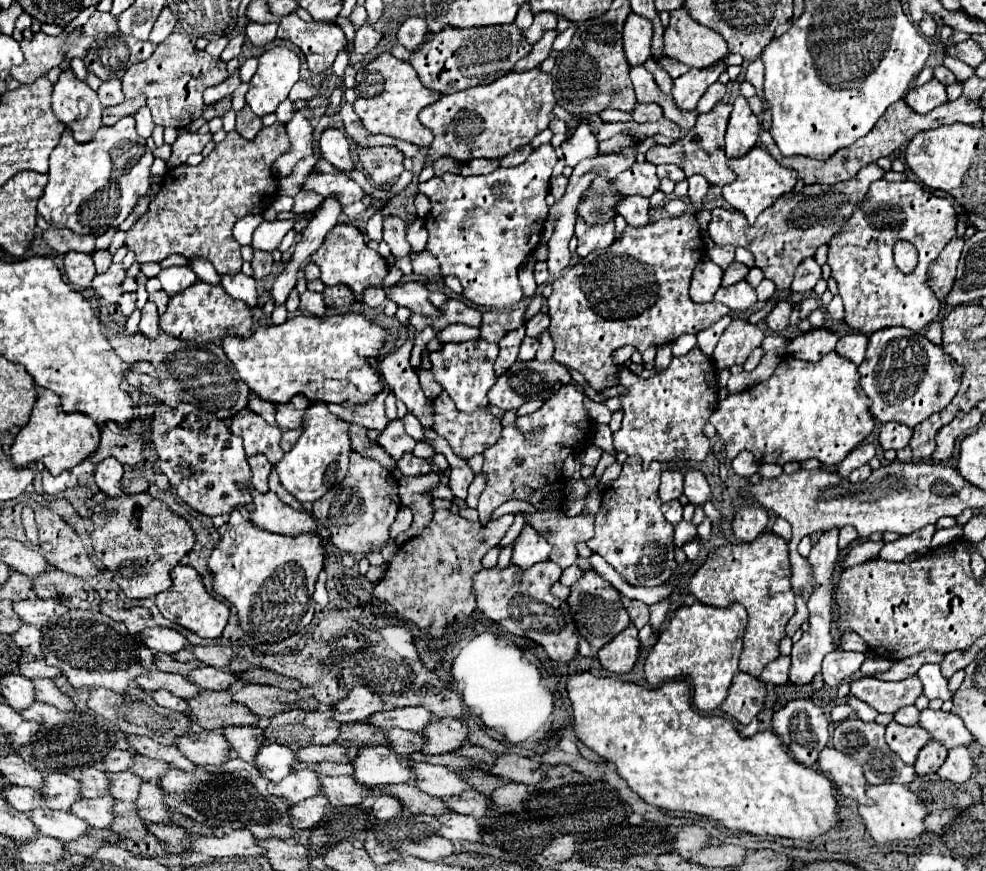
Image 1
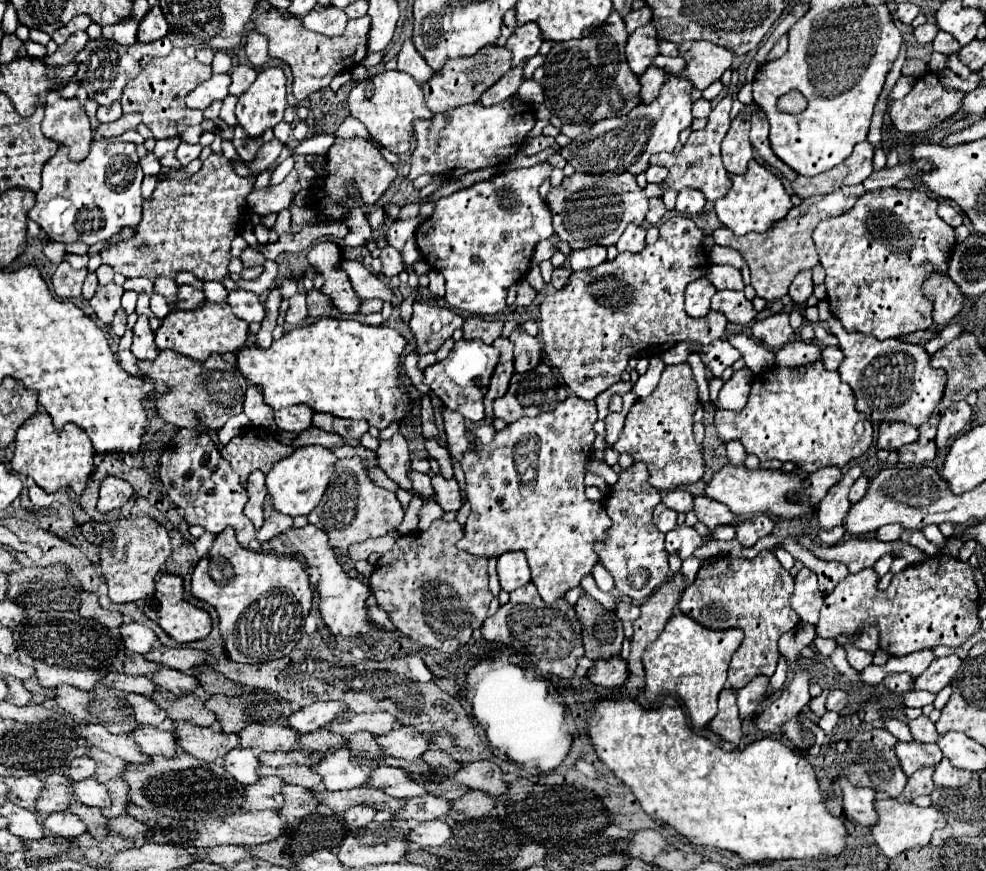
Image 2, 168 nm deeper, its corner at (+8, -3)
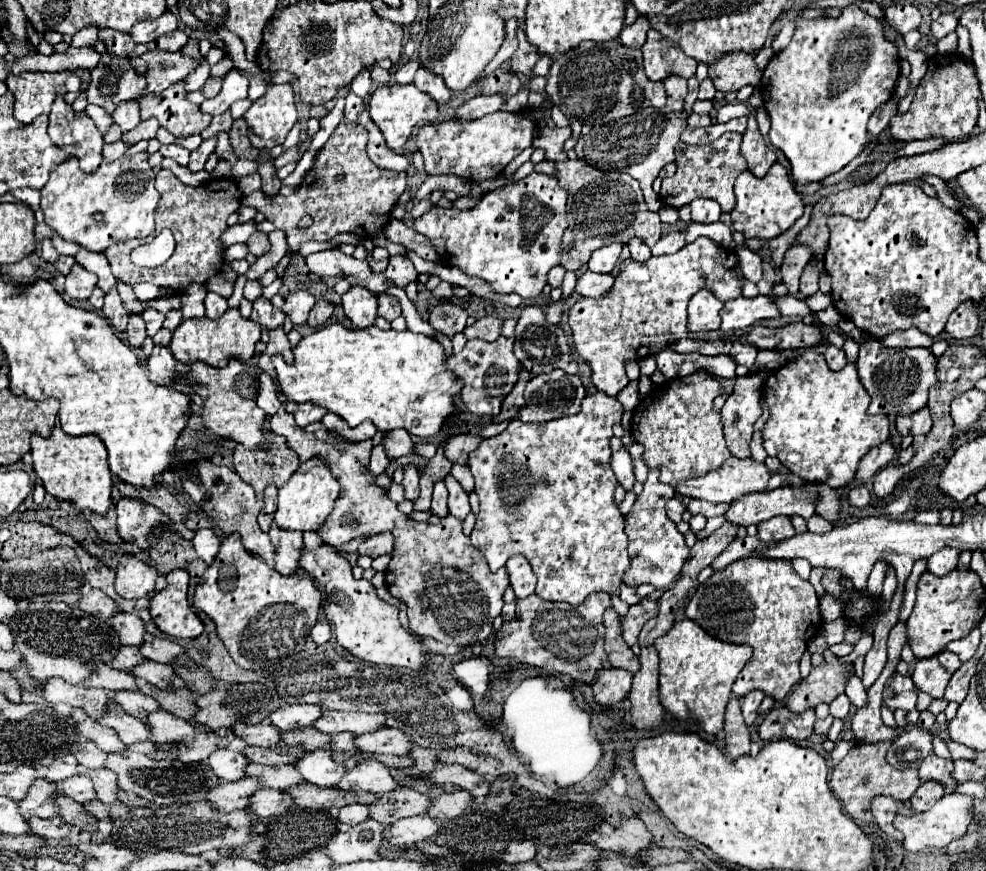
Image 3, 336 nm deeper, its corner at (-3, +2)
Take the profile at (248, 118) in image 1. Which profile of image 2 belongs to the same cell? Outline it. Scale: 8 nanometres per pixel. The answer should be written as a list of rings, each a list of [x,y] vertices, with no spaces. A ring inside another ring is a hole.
[[[234,127],[234,141],[232,141],[232,143],[234,143],[240,159],[242,159],[244,163],[248,163],[248,161],[252,161],[252,159],[256,157],[256,151],[260,149],[260,145],[262,145],[264,141],[262,141],[262,139],[252,139],[252,137],[248,137],[240,127]]]

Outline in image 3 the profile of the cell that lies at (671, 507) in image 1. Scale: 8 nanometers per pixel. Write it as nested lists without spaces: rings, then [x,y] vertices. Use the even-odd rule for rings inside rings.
[[[671,498],[671,500],[667,502],[667,516],[669,516],[675,524],[681,522],[683,512],[685,512],[685,506],[683,506],[683,502],[681,502],[679,498]]]

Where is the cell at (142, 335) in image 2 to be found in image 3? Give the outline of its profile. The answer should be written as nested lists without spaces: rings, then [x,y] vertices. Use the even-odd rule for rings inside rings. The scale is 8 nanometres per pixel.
[[[155,344],[151,356],[147,356],[147,370],[149,370],[151,382],[171,384],[177,378],[177,374],[187,372],[187,366],[177,362],[167,346]]]

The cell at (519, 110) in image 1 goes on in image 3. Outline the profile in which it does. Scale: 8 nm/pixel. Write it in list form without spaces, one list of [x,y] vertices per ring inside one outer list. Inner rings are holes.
[[[529,110],[523,112],[493,112],[477,120],[443,120],[425,124],[417,132],[417,148],[425,158],[427,174],[455,174],[469,182],[483,182],[495,178],[503,168],[531,146],[535,134],[535,120]]]

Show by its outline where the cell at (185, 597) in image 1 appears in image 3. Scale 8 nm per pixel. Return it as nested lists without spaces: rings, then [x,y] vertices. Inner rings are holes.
[[[173,570],[167,574],[167,586],[151,598],[149,608],[157,628],[173,638],[197,638],[205,628],[201,618],[189,608],[187,586],[187,570]]]

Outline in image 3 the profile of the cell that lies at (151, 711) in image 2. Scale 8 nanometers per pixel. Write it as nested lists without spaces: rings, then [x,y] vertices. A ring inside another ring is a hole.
[[[121,690],[121,692],[115,692],[113,700],[125,710],[129,712],[131,716],[139,718],[139,720],[145,720],[151,712],[157,712],[161,706],[155,698],[151,696],[145,696],[141,694],[139,690]]]

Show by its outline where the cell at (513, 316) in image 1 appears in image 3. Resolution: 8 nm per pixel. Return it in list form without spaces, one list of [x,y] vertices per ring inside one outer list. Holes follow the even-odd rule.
[[[483,316],[473,326],[465,328],[465,336],[467,338],[481,338],[487,342],[497,340],[497,336],[501,336],[501,324],[503,324],[503,320],[499,320],[495,316]]]

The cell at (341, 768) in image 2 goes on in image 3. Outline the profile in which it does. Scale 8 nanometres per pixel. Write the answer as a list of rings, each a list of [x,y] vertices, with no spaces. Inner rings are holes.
[[[331,750],[307,752],[295,762],[295,766],[299,768],[305,782],[315,786],[335,786],[347,772],[347,766],[343,762],[333,760]]]

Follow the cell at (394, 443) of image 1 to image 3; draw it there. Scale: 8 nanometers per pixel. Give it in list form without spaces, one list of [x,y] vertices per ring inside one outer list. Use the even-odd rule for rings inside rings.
[[[415,464],[403,466],[403,486],[405,486],[405,498],[417,500],[417,496],[419,496],[419,468]]]

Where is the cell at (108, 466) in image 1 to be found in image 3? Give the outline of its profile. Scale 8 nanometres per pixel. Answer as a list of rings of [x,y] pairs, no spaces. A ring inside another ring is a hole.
[[[119,498],[117,506],[117,526],[119,526],[119,536],[123,540],[135,538],[139,548],[149,548],[149,536],[151,528],[159,524],[169,524],[171,520],[155,506],[149,506],[141,500],[133,498]]]

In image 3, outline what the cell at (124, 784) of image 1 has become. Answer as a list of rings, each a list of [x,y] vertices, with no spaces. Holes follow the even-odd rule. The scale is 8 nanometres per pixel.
[[[81,774],[67,778],[61,784],[61,792],[67,794],[67,796],[71,796],[75,802],[81,802],[81,804],[91,802],[91,800],[97,800],[97,792],[93,788],[91,778],[89,776],[81,776]]]

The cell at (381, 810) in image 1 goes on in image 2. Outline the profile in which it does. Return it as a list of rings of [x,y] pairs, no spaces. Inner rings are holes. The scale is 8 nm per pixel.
[[[356,805],[356,807],[350,807],[348,811],[344,811],[344,821],[348,827],[352,829],[358,829],[358,827],[364,827],[368,825],[372,819],[374,819],[376,811],[372,807],[366,807],[366,805]]]

